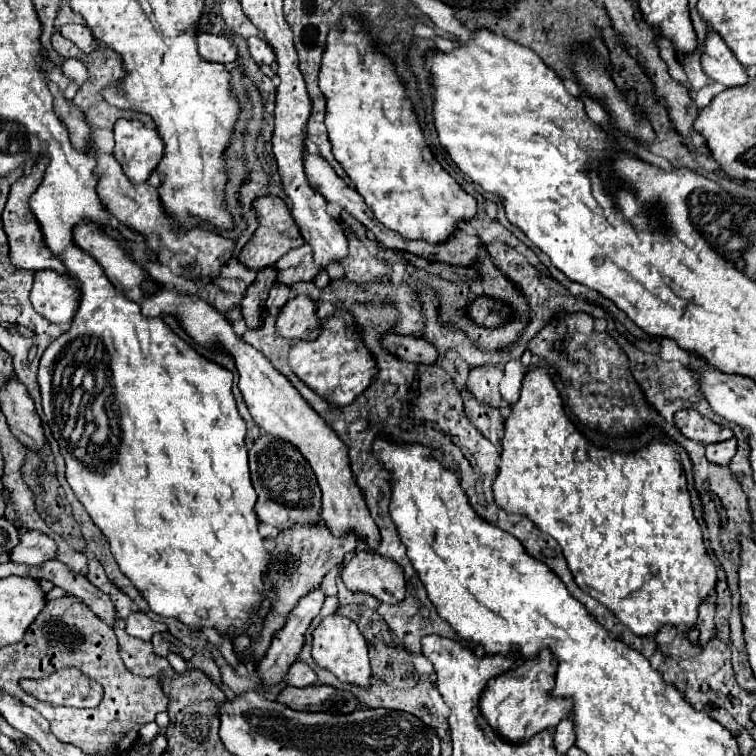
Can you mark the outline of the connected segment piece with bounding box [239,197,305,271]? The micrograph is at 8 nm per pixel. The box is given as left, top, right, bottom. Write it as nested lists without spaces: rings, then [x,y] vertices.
[[[259,197],[253,201],[253,209],[257,211],[257,229],[243,247],[239,255],[239,263],[245,265],[247,269],[263,269],[263,267],[273,267],[287,251],[301,247],[305,241],[299,235],[299,227],[295,225],[287,205],[279,197]]]

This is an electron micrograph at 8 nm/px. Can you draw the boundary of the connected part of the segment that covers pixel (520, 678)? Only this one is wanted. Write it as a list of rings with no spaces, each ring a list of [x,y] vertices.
[[[541,651],[535,659],[519,663],[515,669],[509,669],[497,677],[493,677],[479,697],[479,711],[485,717],[485,721],[491,725],[491,729],[511,743],[527,743],[533,735],[553,729],[553,743],[559,755],[565,755],[569,747],[575,743],[575,731],[571,727],[571,703],[567,699],[551,699],[547,691],[553,687],[553,675],[555,675],[555,659],[547,655],[547,651]]]

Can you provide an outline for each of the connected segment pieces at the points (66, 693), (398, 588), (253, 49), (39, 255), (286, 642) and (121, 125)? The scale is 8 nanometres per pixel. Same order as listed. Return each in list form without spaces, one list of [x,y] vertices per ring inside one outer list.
[[[59,669],[57,673],[45,677],[45,679],[23,679],[21,687],[25,693],[33,695],[35,699],[53,703],[53,705],[75,703],[75,707],[97,707],[103,697],[103,687],[97,681],[85,677],[81,671],[75,671],[75,669]]]
[[[353,551],[343,563],[341,577],[349,591],[369,593],[381,603],[399,603],[405,599],[403,569],[379,553]]]
[[[249,37],[249,39],[247,39],[247,45],[249,45],[251,57],[253,57],[259,65],[261,65],[261,63],[265,63],[265,65],[271,65],[271,63],[273,63],[275,55],[273,55],[273,51],[271,51],[271,45],[267,45],[263,39],[259,39],[259,37]]]
[[[43,157],[41,161],[35,163],[31,175],[25,175],[21,177],[13,187],[11,187],[11,193],[9,193],[9,201],[5,205],[5,211],[3,211],[3,227],[5,227],[5,233],[9,237],[9,259],[11,263],[17,267],[17,269],[27,269],[27,271],[41,271],[41,269],[53,269],[57,273],[63,273],[65,267],[63,263],[49,251],[49,247],[43,243],[43,235],[39,231],[39,223],[37,219],[33,217],[31,209],[29,209],[29,197],[31,193],[35,191],[37,183],[41,181],[43,177],[43,171],[47,167],[47,157]]]
[[[315,589],[311,595],[305,595],[295,609],[289,613],[285,627],[275,635],[267,655],[259,663],[259,675],[263,683],[279,683],[291,663],[295,663],[303,643],[305,631],[311,625],[311,619],[321,611],[325,595],[321,589]]]
[[[117,119],[113,155],[133,183],[143,183],[163,157],[165,143],[155,127],[141,121]]]

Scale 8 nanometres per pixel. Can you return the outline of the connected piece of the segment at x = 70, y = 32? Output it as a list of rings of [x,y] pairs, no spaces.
[[[63,25],[61,35],[67,37],[69,41],[73,41],[85,53],[91,53],[91,51],[95,51],[99,47],[93,33],[91,33],[91,29],[87,25]]]

